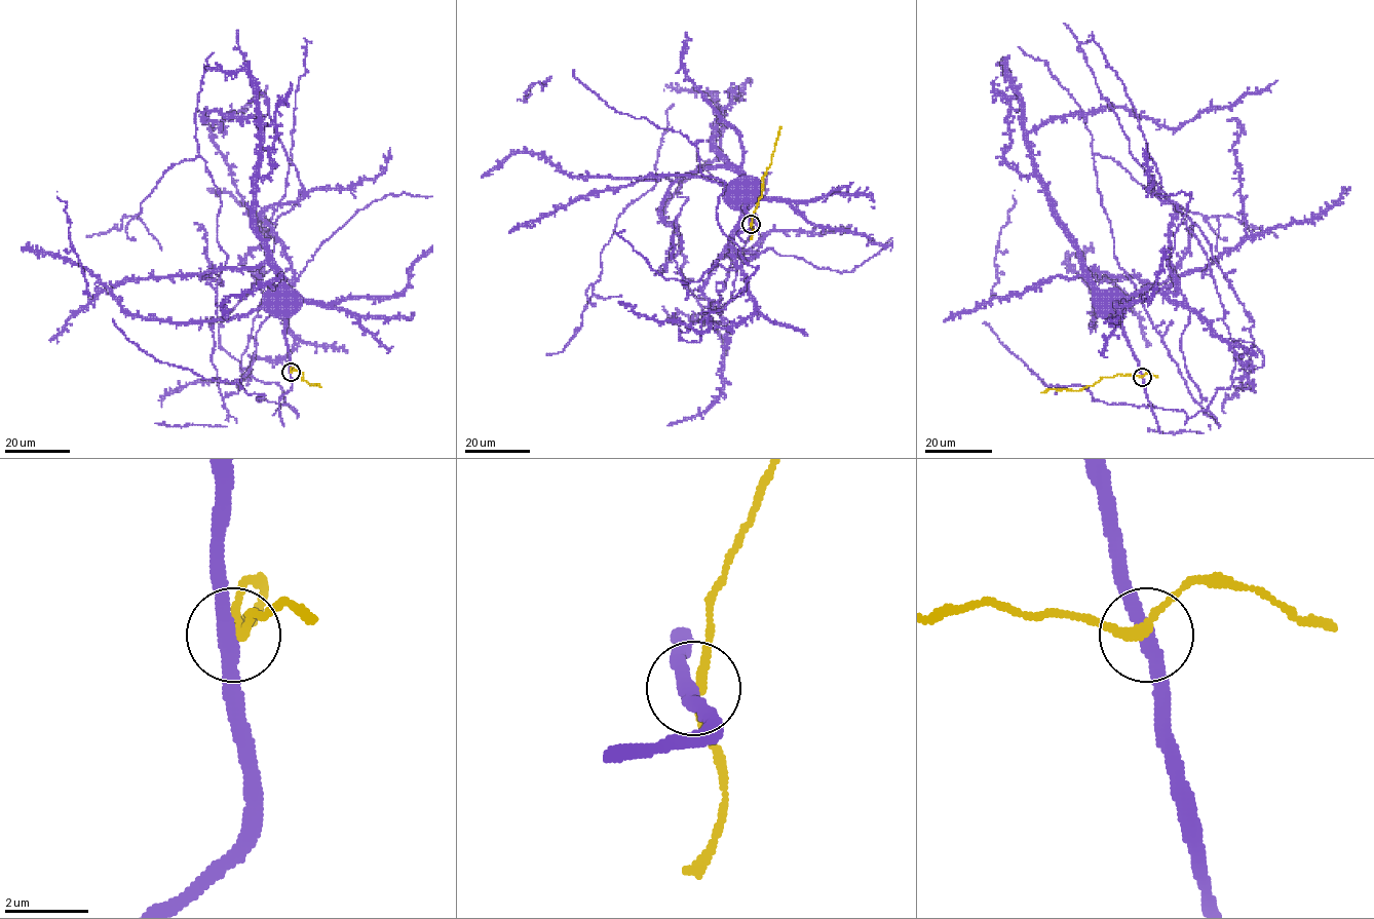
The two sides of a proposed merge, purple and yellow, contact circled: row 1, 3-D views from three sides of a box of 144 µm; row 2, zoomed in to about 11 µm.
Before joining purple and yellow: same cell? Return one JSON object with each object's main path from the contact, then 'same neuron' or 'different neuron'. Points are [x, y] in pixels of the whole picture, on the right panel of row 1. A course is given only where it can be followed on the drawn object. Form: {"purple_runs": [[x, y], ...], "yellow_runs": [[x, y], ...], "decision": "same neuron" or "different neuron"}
{"purple_runs": [[1142, 377], [1122, 326], [1117, 320], [1105, 318], [1097, 310], [1097, 299], [1103, 298]], "yellow_runs": [[1142, 377], [1117, 374], [1102, 378], [1079, 390], [1051, 388], [1040, 392]], "decision": "different neuron"}

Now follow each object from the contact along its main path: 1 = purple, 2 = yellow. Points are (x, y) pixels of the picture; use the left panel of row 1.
1: (291, 372), (281, 297), (288, 295)
2: (291, 372), (298, 370), (303, 373), (302, 379), (312, 386), (317, 383), (321, 386)

